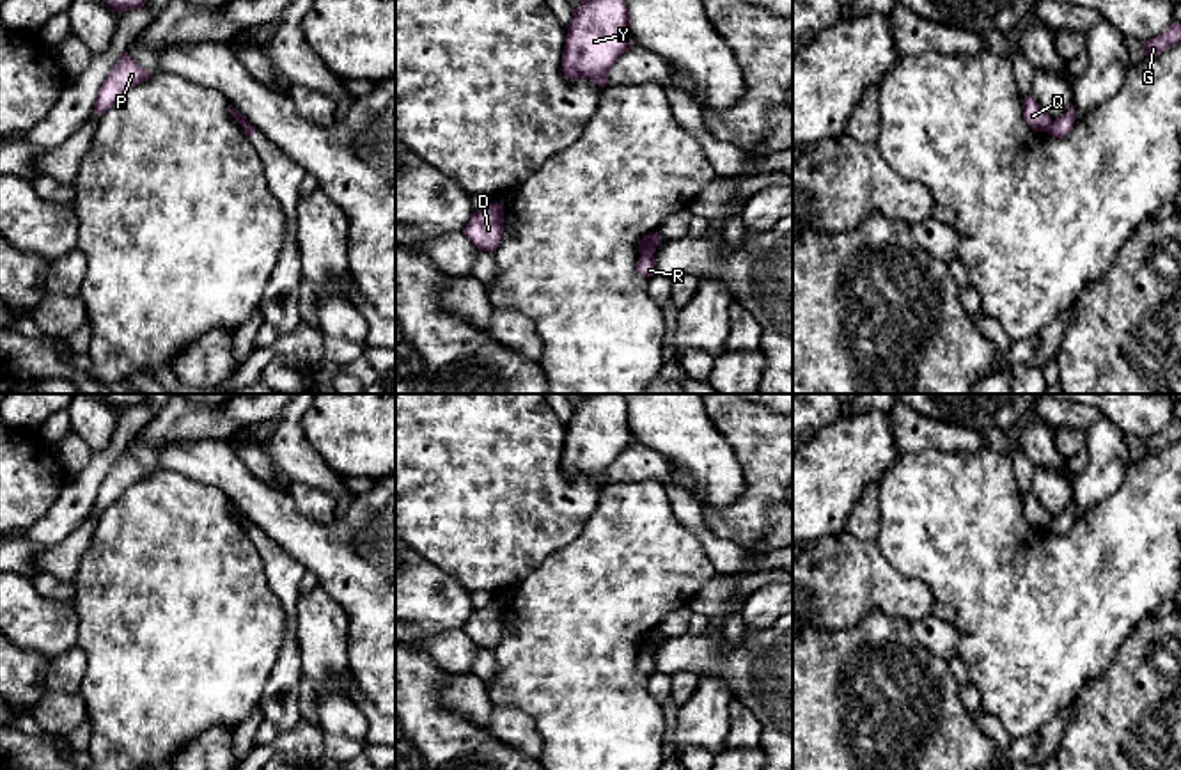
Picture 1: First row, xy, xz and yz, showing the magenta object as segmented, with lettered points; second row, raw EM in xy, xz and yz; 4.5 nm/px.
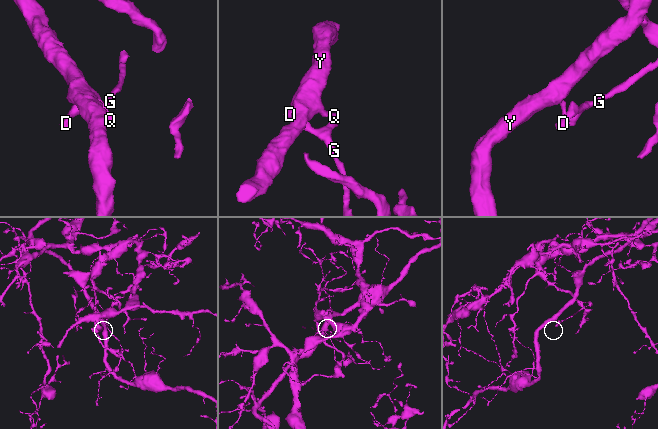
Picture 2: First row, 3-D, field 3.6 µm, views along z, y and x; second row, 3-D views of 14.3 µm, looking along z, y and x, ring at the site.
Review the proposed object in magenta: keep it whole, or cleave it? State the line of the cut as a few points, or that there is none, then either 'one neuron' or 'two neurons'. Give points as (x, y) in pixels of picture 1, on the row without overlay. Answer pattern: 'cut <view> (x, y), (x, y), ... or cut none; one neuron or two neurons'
cut xz (651, 650), (641, 653); two neurons

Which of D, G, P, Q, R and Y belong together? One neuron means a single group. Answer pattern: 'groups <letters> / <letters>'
groups D G P R / Q Y

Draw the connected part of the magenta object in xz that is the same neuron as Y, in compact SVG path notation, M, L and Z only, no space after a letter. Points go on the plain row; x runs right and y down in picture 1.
M589 394L573 406L566 422L562 468L566 475L583 475L606 484L610 465L633 444L630 408L622 394Z

